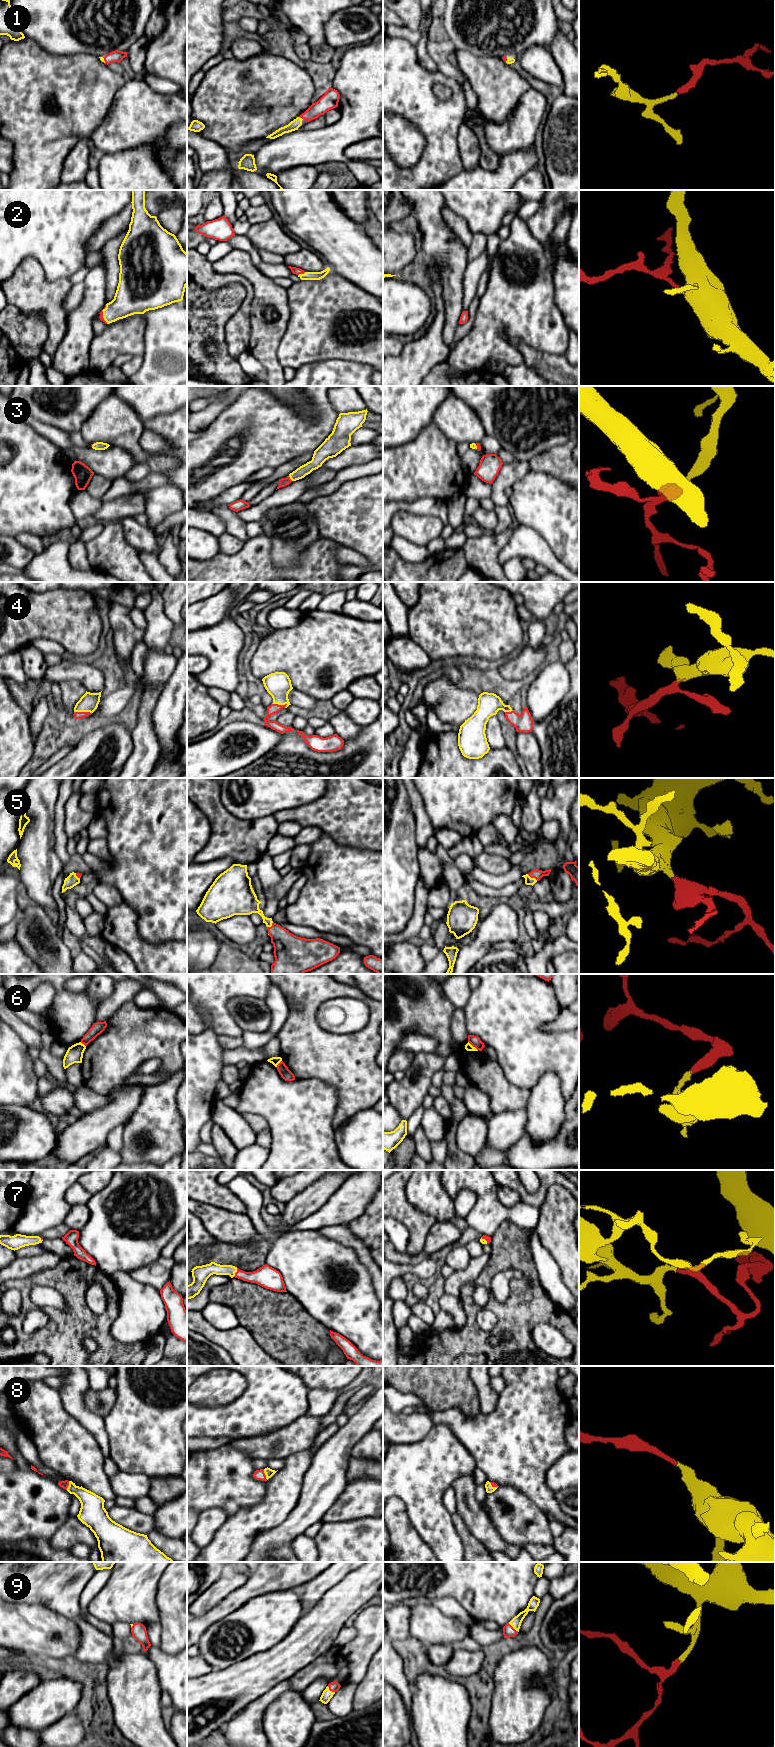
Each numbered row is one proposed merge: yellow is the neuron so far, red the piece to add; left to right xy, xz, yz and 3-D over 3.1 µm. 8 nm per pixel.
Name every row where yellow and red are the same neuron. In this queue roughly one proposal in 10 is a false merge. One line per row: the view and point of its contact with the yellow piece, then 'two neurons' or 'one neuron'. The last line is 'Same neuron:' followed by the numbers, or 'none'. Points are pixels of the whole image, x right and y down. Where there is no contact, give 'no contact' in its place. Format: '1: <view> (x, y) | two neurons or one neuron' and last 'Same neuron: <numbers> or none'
1: xz (301, 118) | one neuron
2: xz (301, 274) | one neuron
3: xz (290, 478) | one neuron
4: xz (280, 704) | one neuron
5: yz (532, 878) | one neuron
6: yz (472, 1046) | two neurons
7: xz (236, 1271) | one neuron
8: xz (265, 1474) | one neuron
9: yz (513, 1627) | one neuron
Same neuron: 1, 2, 3, 4, 5, 7, 8, 9

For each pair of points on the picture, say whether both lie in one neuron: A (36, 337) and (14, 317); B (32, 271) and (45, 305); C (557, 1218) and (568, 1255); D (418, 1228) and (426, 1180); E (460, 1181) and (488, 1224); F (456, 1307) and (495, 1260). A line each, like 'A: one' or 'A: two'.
A: one
B: one
C: one
D: two
E: one
F: two

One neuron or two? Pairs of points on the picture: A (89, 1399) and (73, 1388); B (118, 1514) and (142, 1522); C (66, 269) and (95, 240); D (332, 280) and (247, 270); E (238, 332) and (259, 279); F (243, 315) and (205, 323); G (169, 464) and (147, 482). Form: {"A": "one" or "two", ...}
{"A": "two", "B": "one", "C": "two", "D": "two", "E": "two", "F": "two", "G": "two"}

